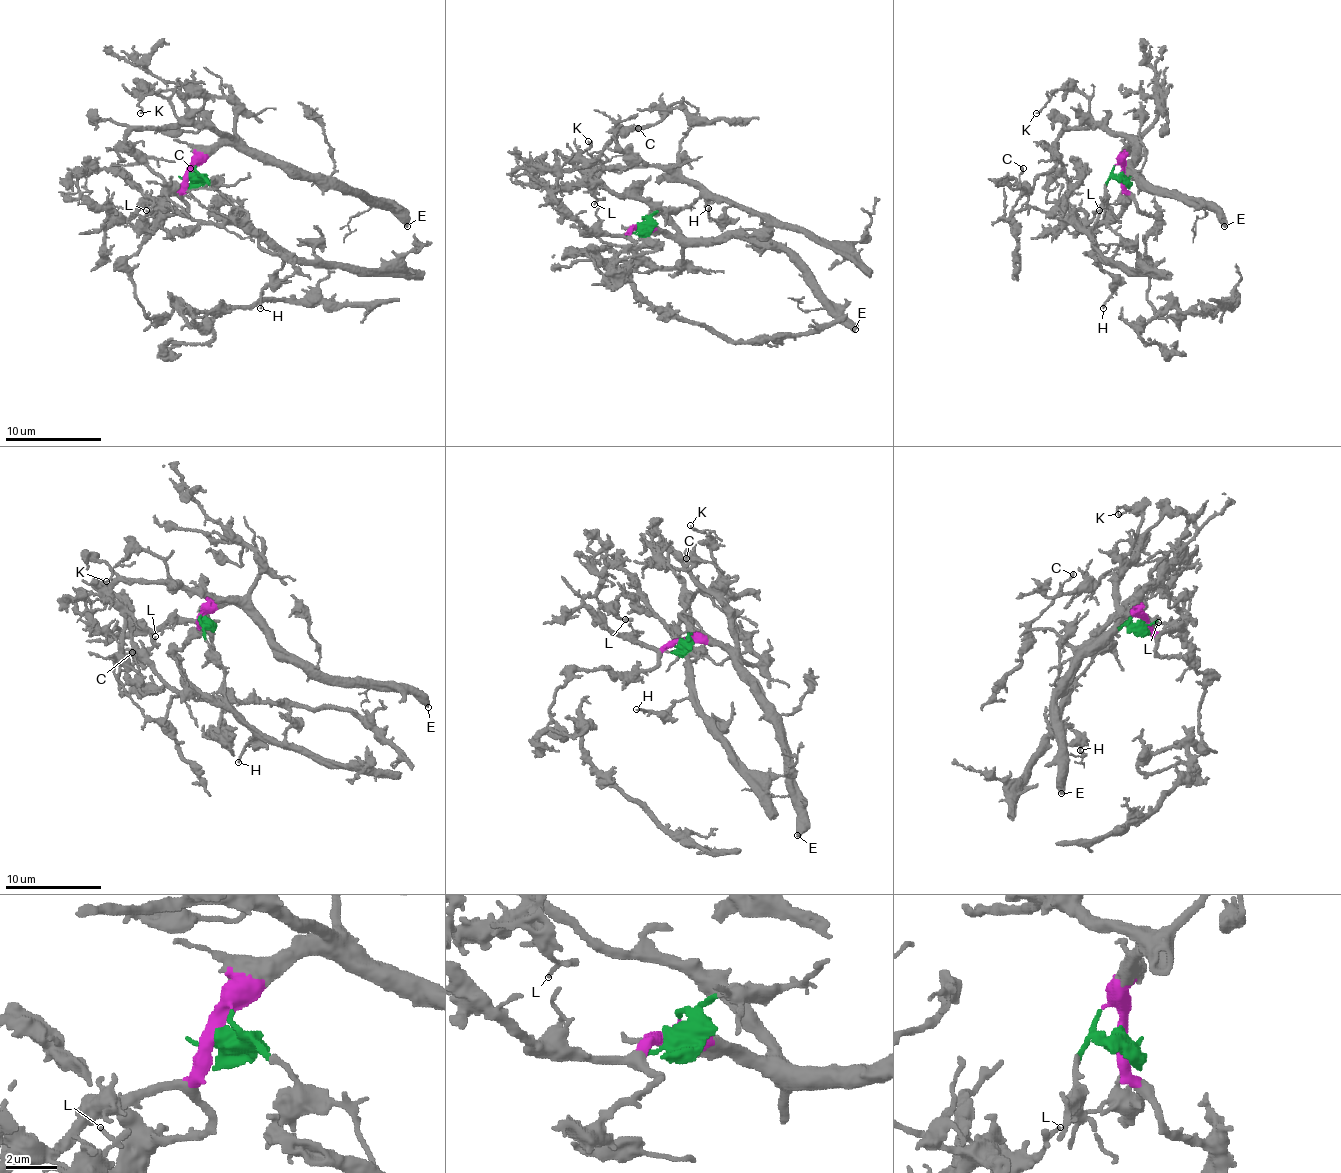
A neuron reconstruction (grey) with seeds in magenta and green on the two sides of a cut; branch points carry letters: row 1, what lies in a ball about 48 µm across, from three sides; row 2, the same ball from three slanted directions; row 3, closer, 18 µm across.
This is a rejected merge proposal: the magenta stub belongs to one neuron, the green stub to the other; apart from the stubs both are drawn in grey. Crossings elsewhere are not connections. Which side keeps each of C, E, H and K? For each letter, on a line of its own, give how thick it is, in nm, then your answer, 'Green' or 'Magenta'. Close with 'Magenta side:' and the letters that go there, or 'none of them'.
C: Thickness 160 nm. Magenta
E: Thickness 440 nm. Magenta
H: Thickness 150 nm. Green
K: Thickness 130 nm. Magenta
Magenta side: C, E, K

